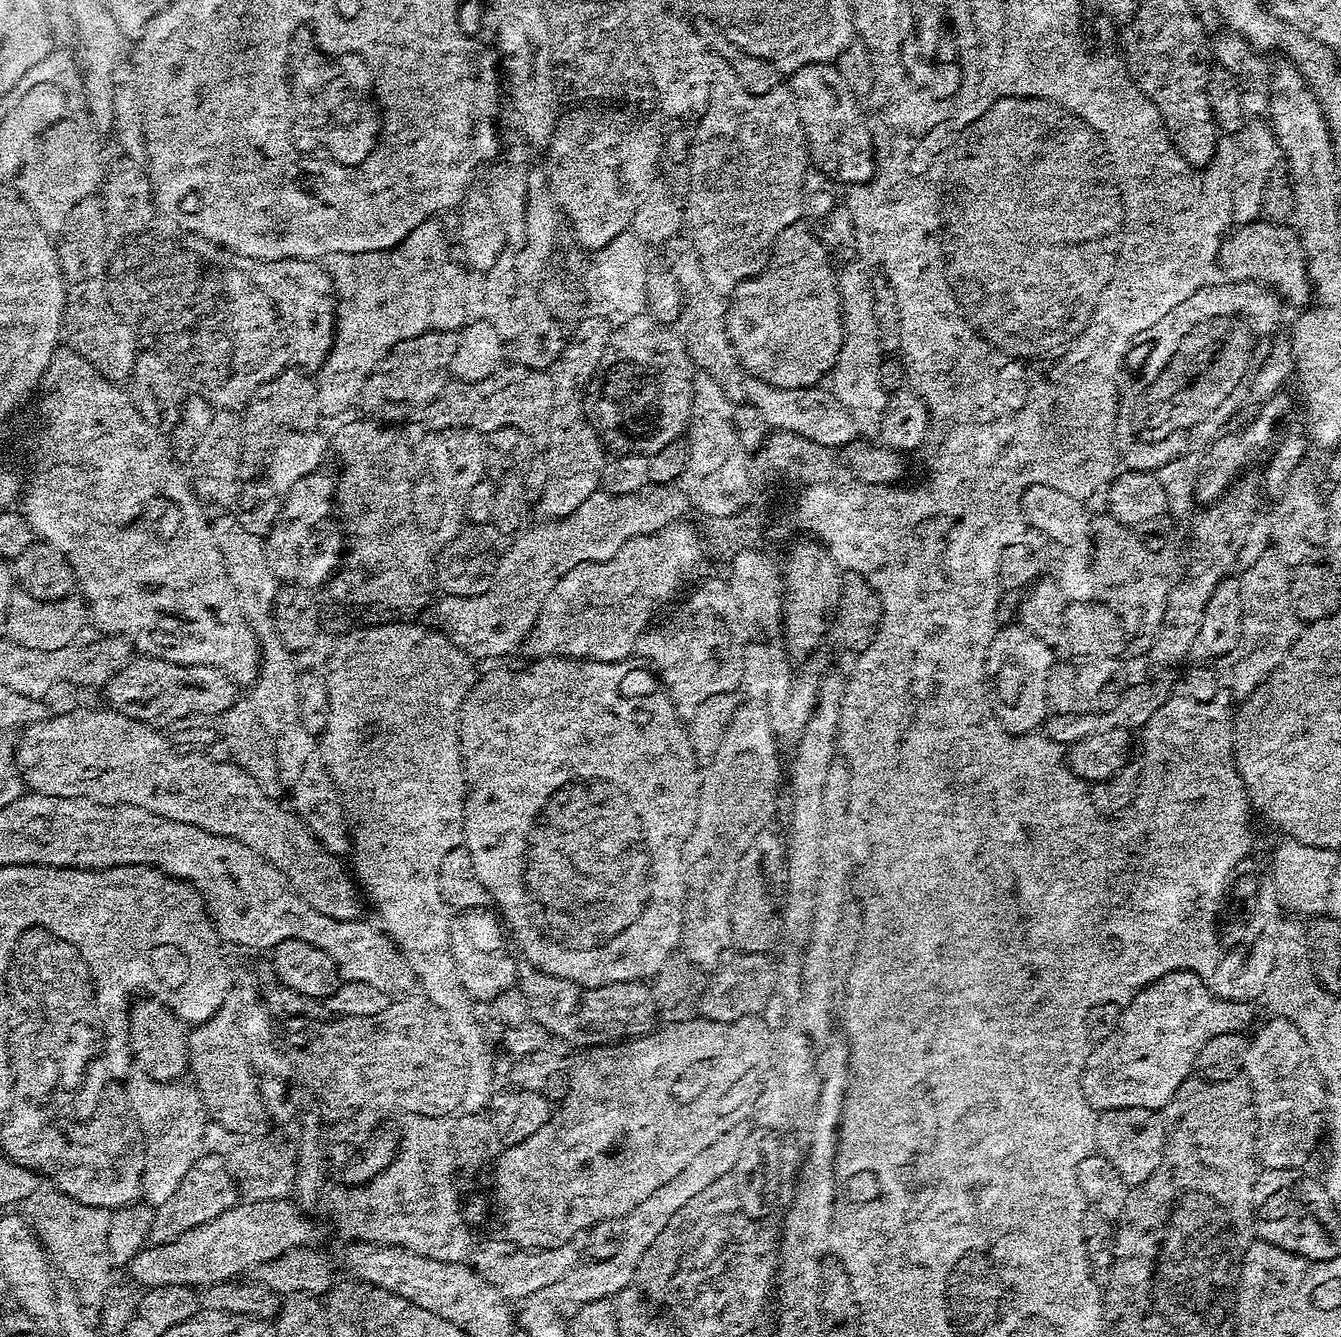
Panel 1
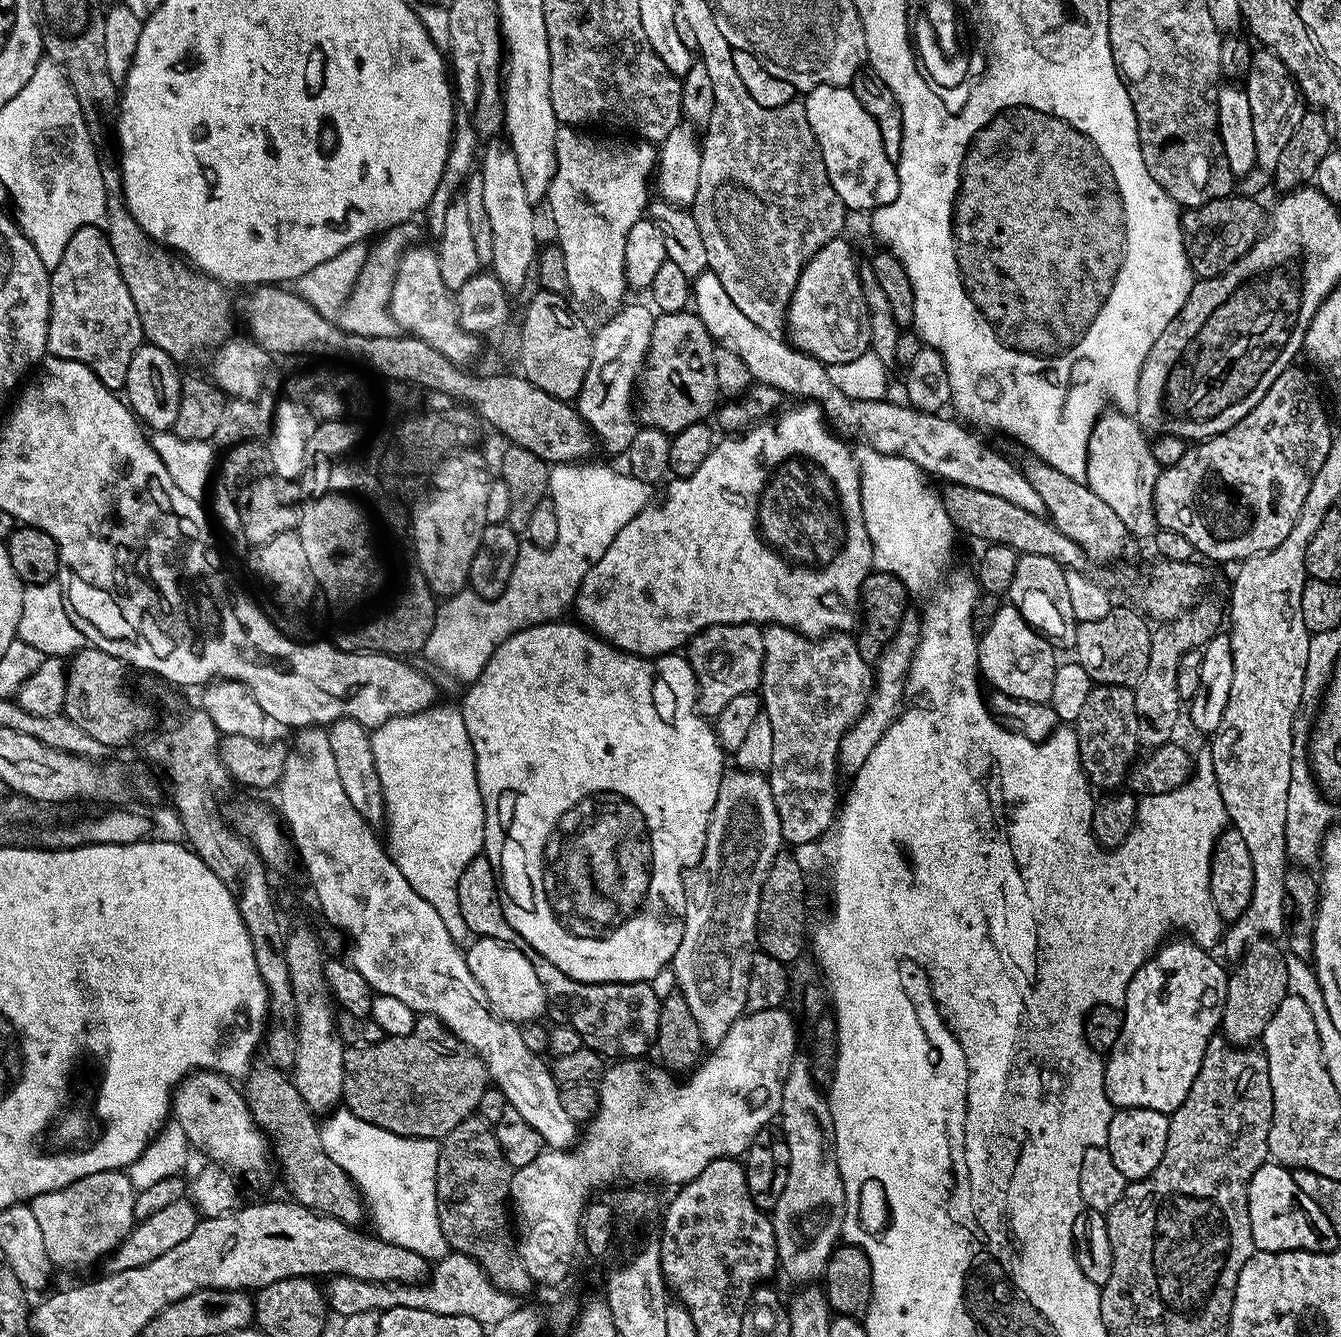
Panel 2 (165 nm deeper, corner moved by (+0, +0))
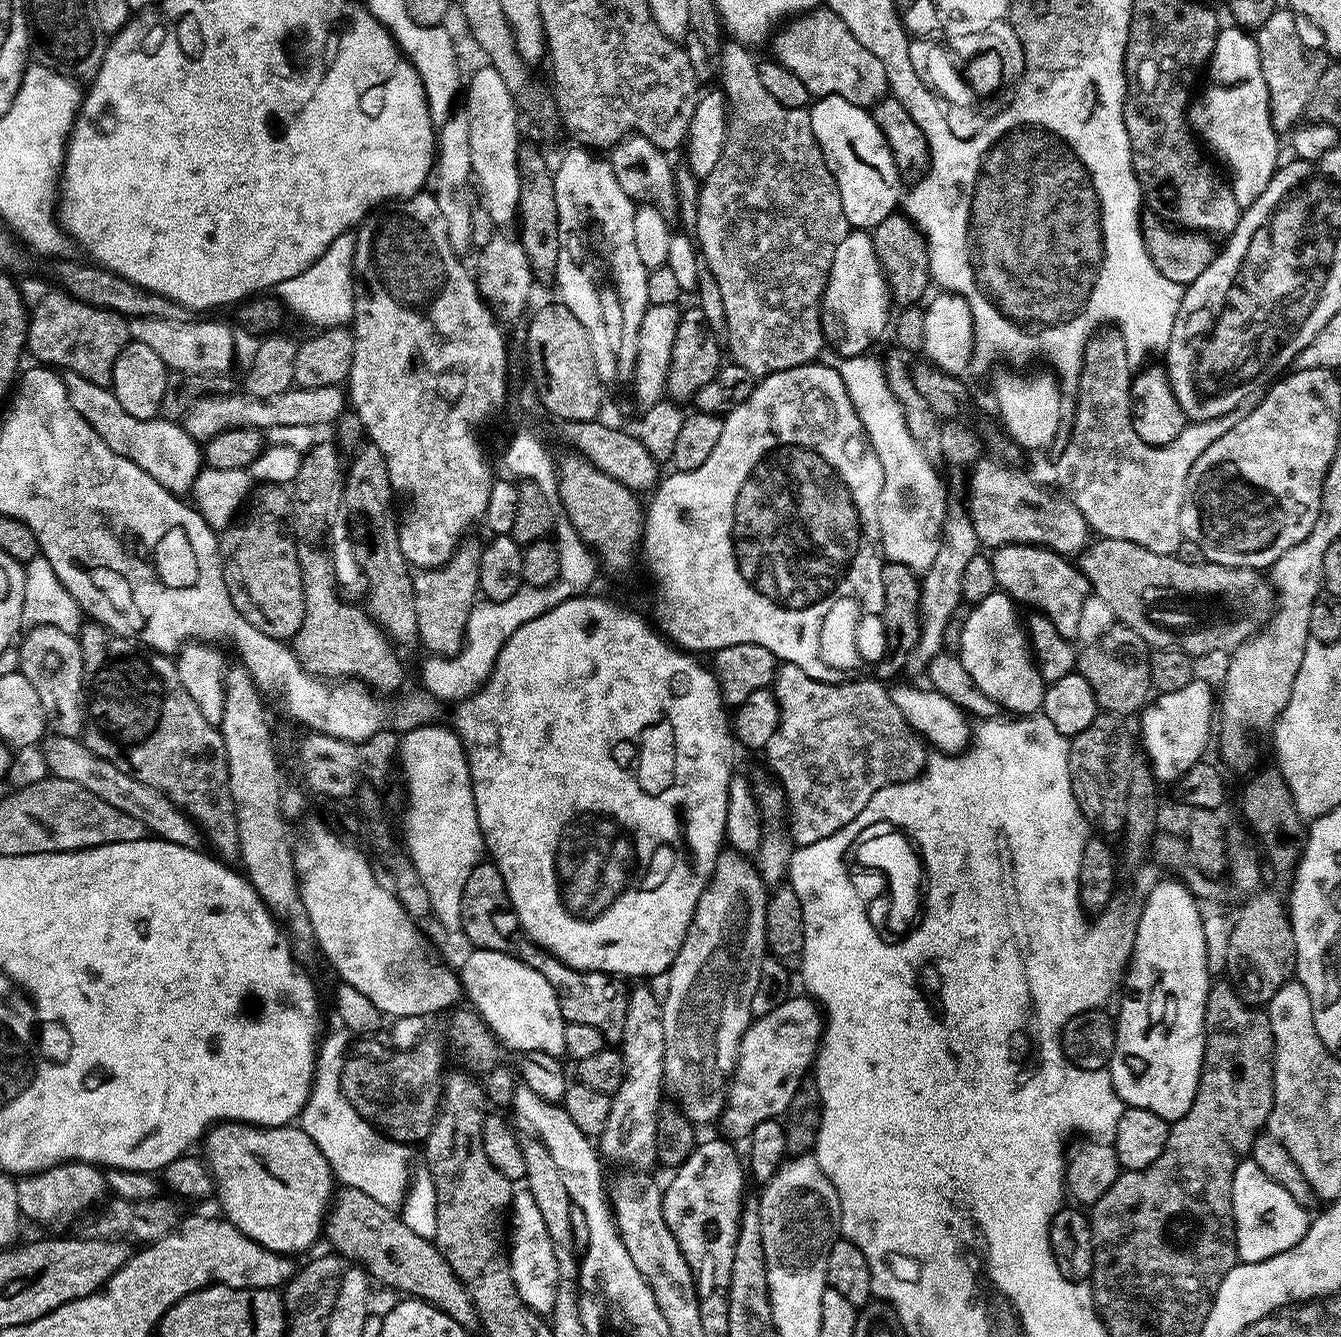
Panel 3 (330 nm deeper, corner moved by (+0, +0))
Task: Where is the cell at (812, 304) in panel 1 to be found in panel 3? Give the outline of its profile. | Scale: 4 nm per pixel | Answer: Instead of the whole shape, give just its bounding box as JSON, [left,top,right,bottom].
[820,230,894,356]

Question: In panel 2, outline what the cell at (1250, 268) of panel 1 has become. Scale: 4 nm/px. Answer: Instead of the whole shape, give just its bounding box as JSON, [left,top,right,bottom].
[1180,194,1266,278]

